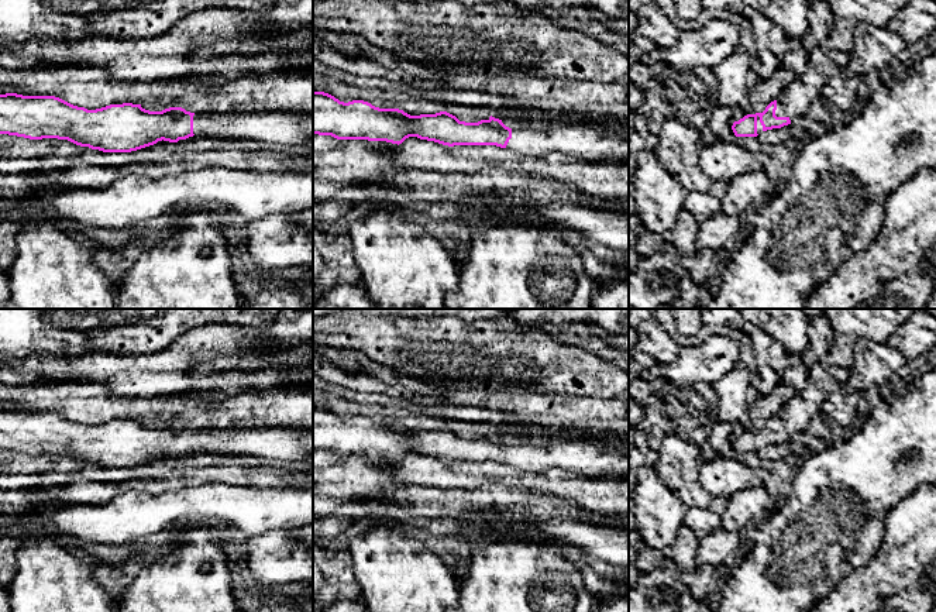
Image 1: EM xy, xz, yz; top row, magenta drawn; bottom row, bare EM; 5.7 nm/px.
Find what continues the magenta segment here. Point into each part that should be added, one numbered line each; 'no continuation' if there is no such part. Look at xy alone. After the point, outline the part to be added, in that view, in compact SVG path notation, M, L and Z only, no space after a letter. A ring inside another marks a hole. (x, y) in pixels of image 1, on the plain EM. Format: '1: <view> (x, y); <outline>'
1: xy (282, 444); M241 426L195 429L193 450L210 454L247 454L285 463L299 461L313 455L313 432Z

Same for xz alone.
1: xz (582, 457); M546 434L550 441L537 446L517 443L506 464L517 471L541 474L561 468L586 478L629 478L629 450L602 448L588 440L558 441L557 434Z

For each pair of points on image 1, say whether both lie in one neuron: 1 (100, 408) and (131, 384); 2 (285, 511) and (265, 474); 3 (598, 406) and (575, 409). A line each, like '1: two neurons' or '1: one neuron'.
1: two neurons
2: two neurons
3: one neuron

